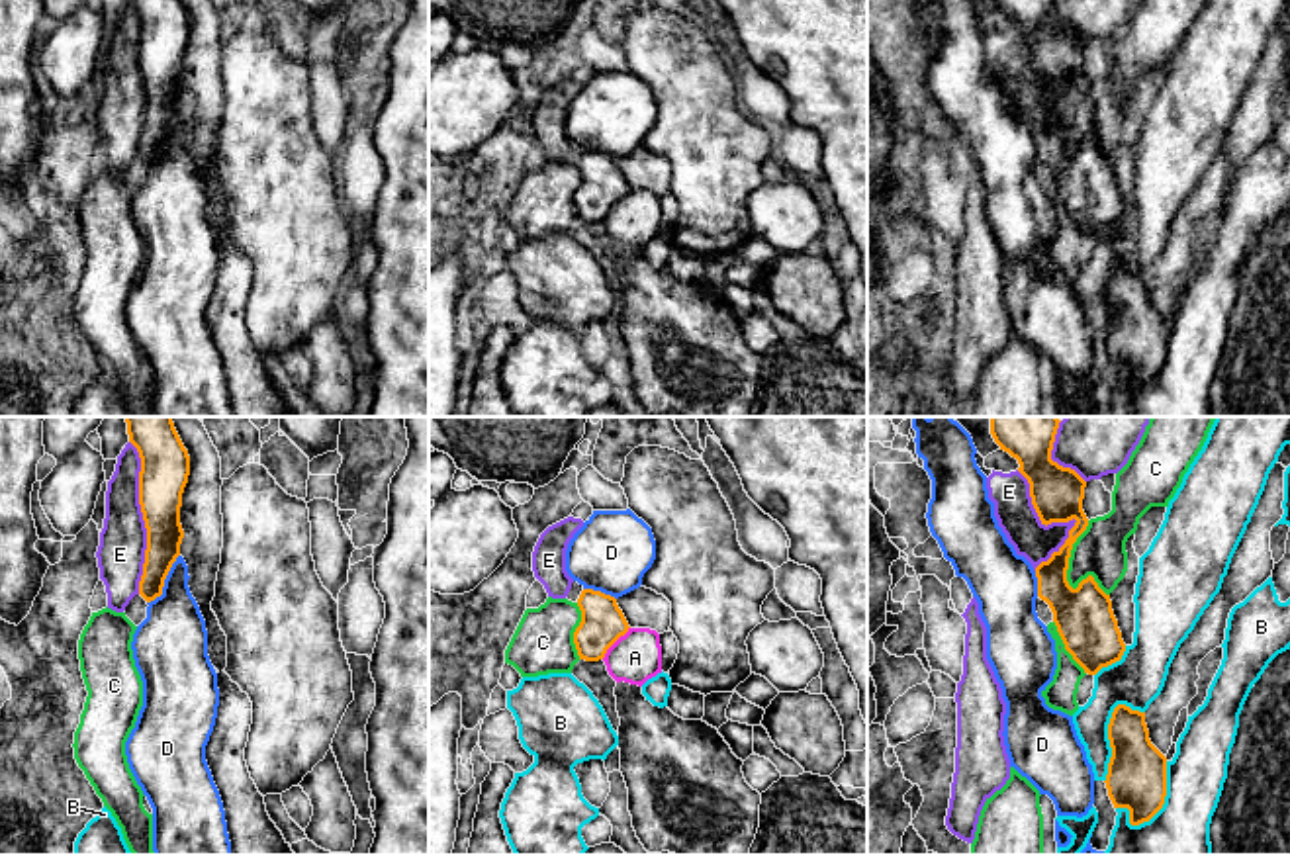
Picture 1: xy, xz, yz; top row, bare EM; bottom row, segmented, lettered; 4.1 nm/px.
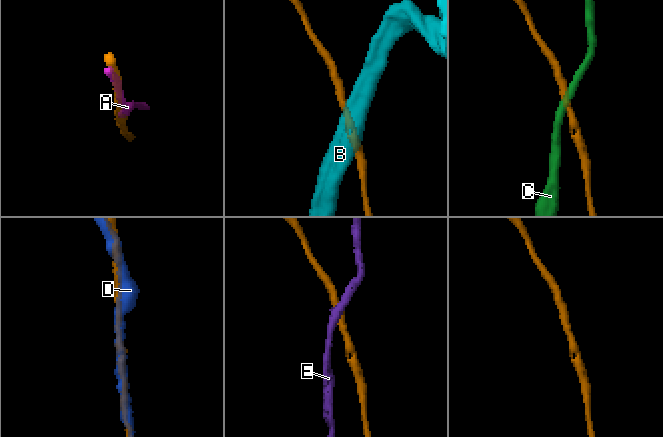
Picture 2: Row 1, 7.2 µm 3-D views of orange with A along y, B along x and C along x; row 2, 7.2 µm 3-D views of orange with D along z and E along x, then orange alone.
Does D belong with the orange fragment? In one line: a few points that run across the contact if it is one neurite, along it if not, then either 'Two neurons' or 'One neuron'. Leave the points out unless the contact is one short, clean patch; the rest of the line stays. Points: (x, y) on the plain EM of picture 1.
One neuron

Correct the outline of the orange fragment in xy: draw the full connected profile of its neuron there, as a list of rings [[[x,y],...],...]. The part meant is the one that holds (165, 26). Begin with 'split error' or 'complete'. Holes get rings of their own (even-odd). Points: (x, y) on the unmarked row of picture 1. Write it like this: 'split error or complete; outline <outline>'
complete; outline [[[129,0],[141,20],[139,67],[147,90],[147,112],[139,157],[151,164],[162,157],[164,141],[180,117],[182,55],[190,18],[180,0]]]

